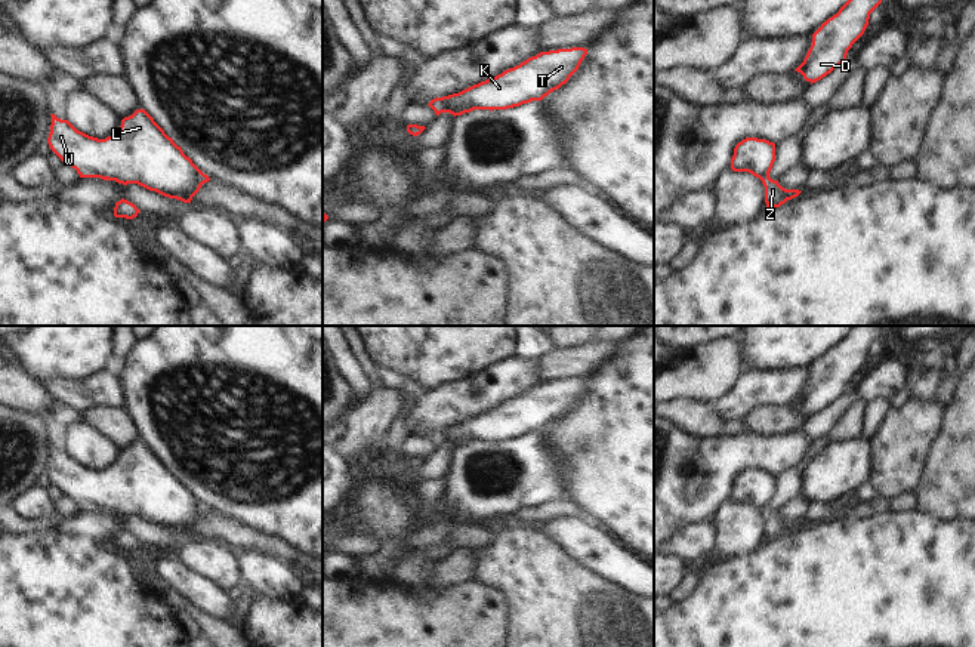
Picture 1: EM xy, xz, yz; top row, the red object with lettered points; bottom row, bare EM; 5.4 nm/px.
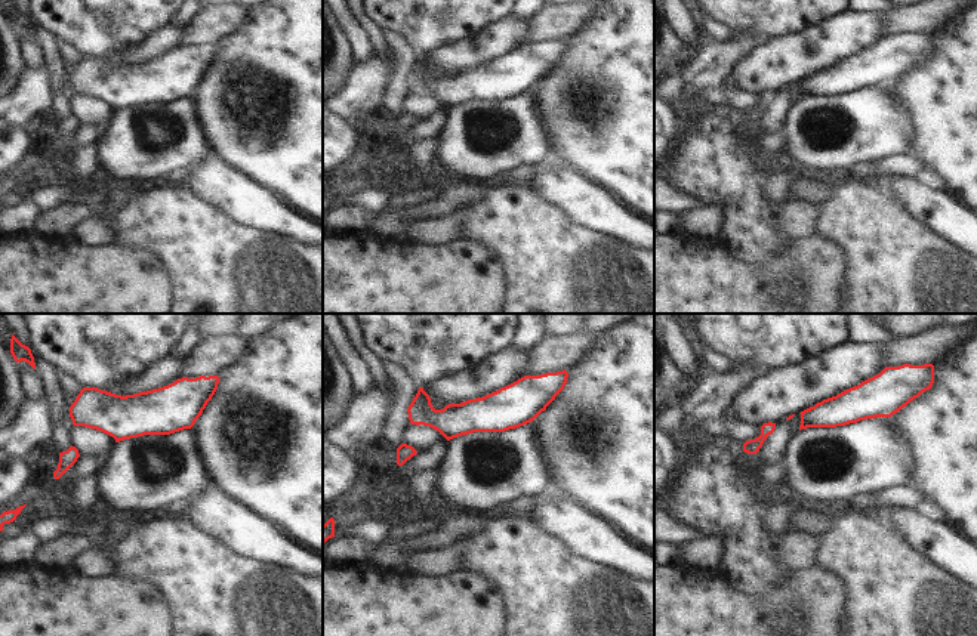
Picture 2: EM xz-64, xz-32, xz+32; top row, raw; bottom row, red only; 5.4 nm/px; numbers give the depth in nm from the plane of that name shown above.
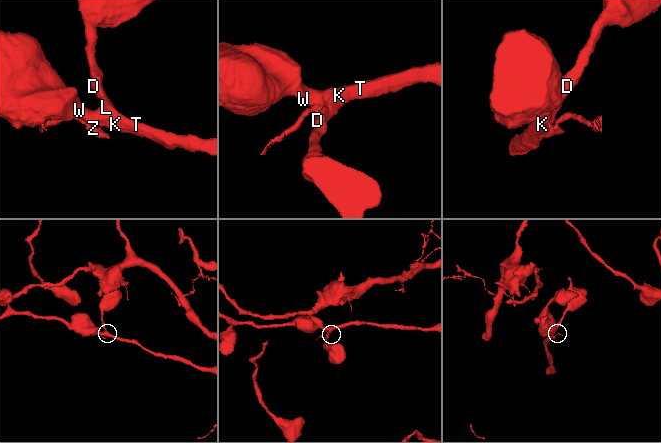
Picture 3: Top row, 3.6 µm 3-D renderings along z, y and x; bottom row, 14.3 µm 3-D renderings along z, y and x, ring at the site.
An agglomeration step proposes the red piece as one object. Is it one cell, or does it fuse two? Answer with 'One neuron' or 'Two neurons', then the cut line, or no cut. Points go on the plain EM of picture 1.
Two neurons. Split along yz (768, 505), (759, 510)

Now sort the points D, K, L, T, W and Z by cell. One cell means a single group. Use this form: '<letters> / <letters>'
D K L T W / Z

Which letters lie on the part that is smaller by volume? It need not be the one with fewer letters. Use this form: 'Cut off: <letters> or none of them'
Cut off: Z

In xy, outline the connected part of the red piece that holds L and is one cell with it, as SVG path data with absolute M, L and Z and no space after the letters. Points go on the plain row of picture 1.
M142 440L124 449L120 460L105 471L89 468L77 462L68 452L50 447L47 475L64 495L77 502L80 509L105 509L123 517L138 515L183 534L191 534L201 517L210 512Z

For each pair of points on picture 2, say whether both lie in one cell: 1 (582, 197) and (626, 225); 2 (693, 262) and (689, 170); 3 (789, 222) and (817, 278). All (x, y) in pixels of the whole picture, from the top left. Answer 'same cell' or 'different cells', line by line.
1: same cell
2: different cells
3: different cells

